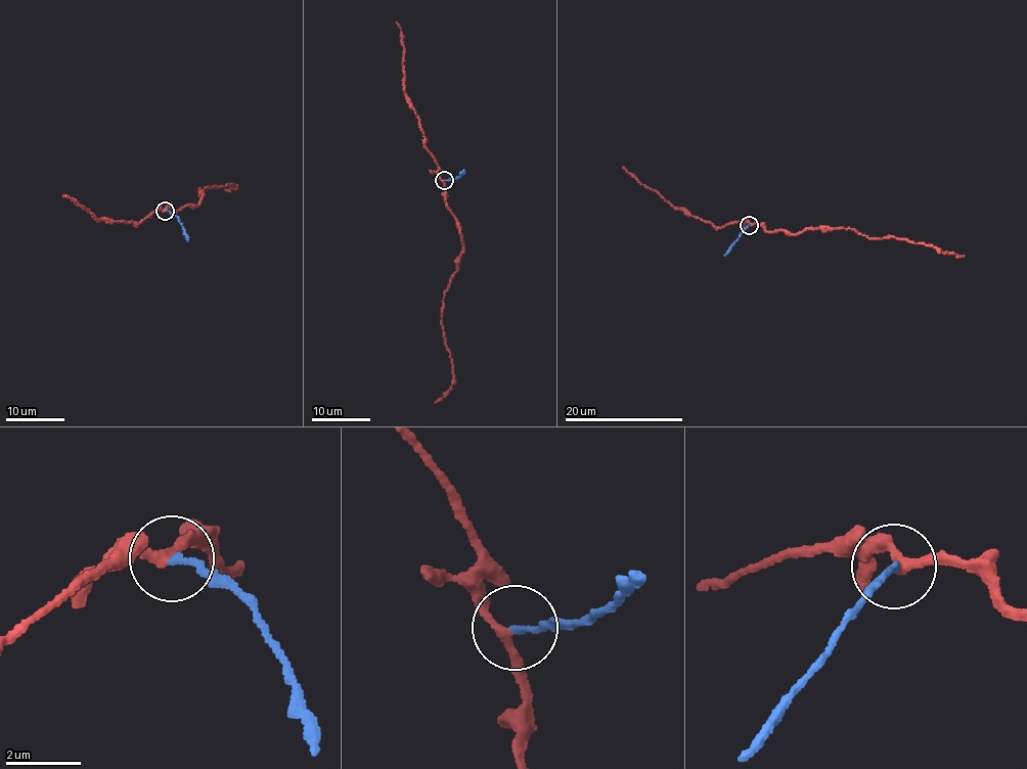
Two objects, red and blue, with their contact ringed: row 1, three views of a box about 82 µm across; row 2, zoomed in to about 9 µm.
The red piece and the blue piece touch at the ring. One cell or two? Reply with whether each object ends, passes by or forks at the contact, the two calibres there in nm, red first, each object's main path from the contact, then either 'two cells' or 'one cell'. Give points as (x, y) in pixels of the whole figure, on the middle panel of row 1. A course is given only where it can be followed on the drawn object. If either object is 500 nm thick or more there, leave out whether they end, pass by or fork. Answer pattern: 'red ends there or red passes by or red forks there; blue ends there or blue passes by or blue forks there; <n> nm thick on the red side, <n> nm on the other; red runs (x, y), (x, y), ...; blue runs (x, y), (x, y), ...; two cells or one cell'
red passes by; blue ends there; 240 nm thick on the red side, 190 nm on the other; red runs (444, 180), (446, 206), (455, 219), (463, 252), (444, 293), (441, 313), (453, 378), (450, 390), (434, 403); blue runs (444, 180), (455, 179), (463, 169); two cells

